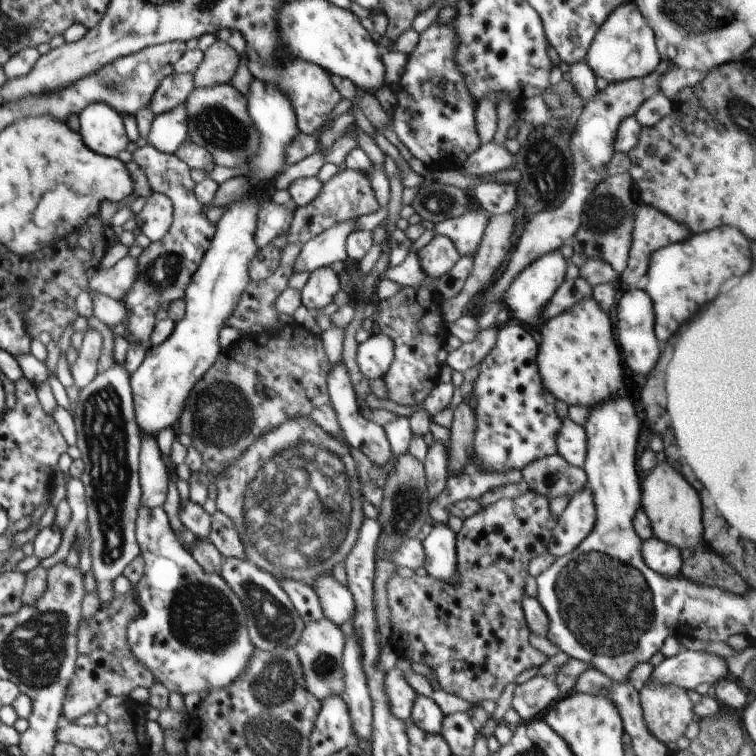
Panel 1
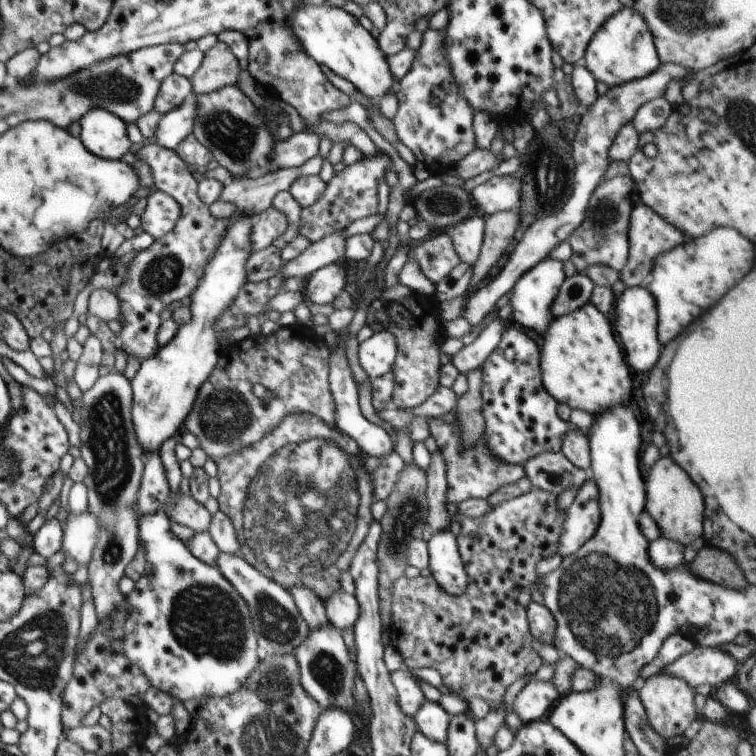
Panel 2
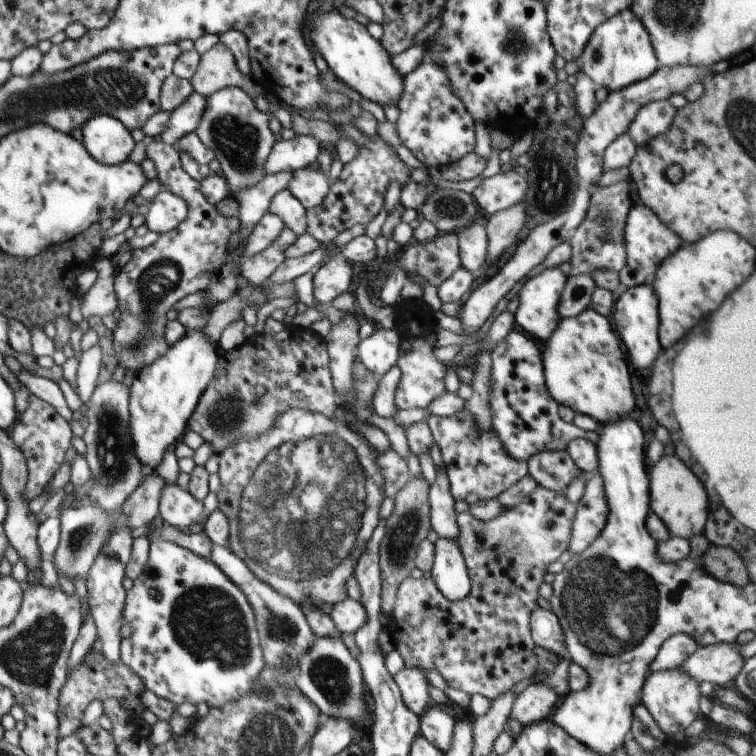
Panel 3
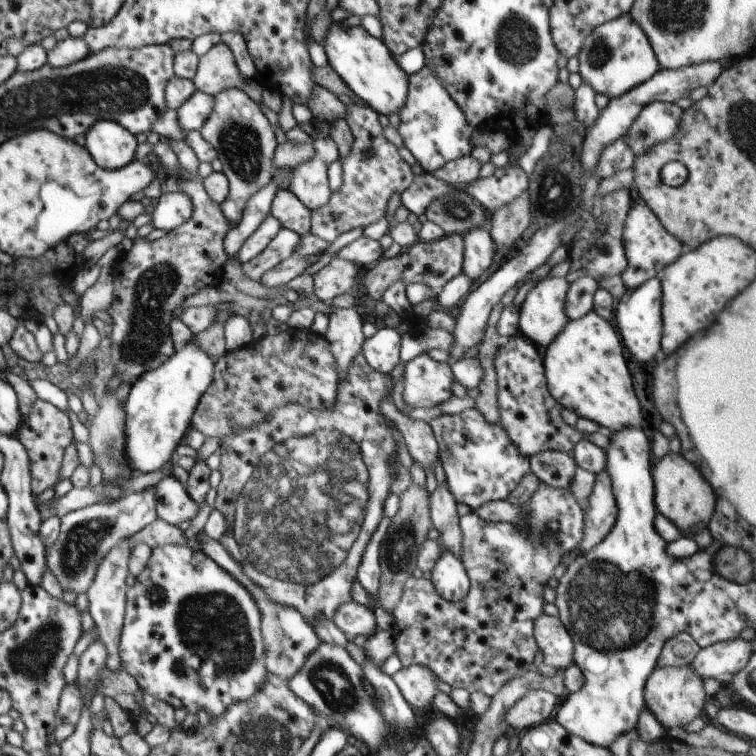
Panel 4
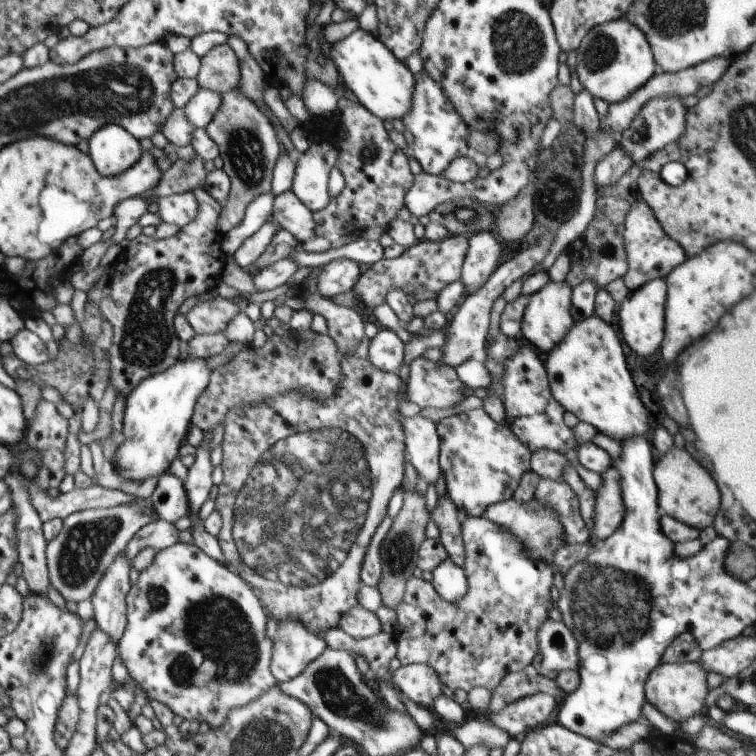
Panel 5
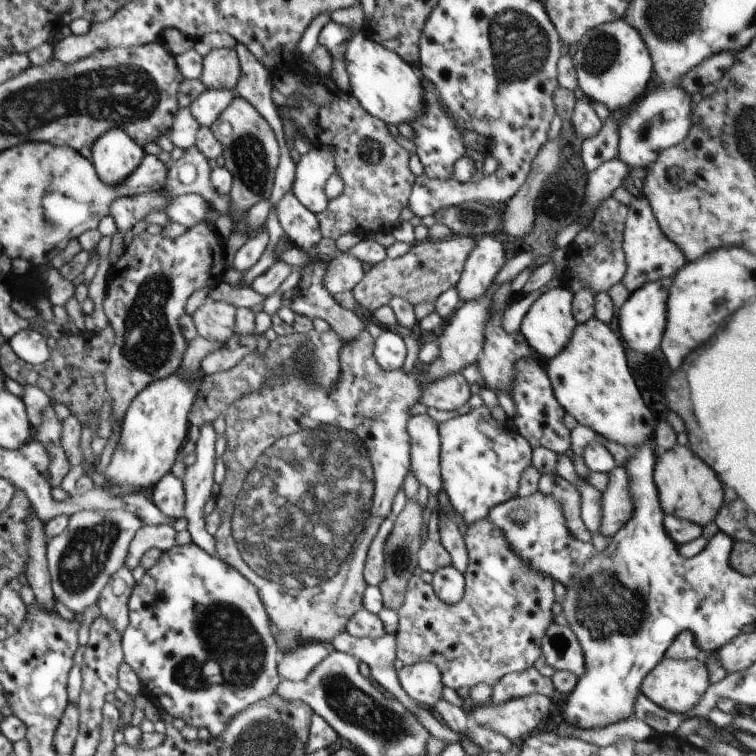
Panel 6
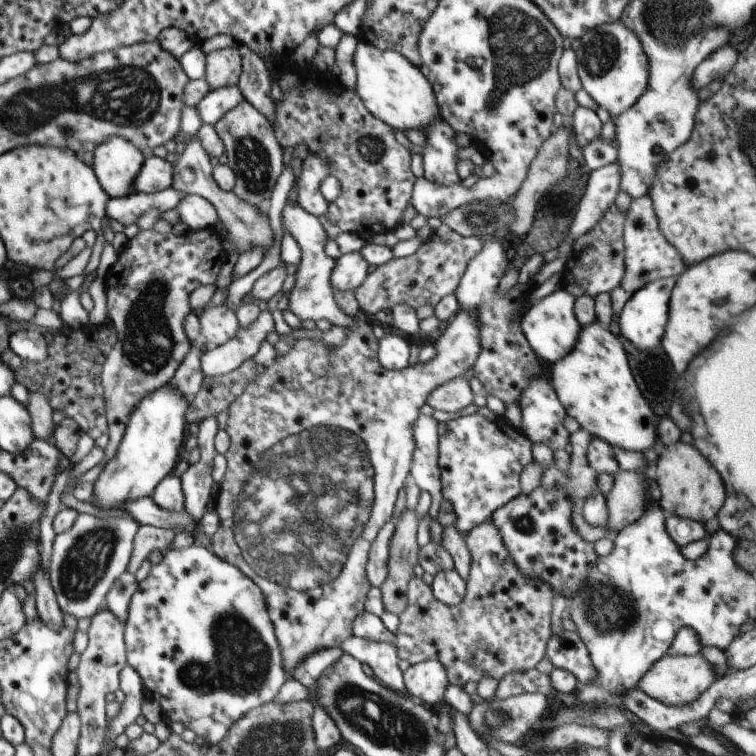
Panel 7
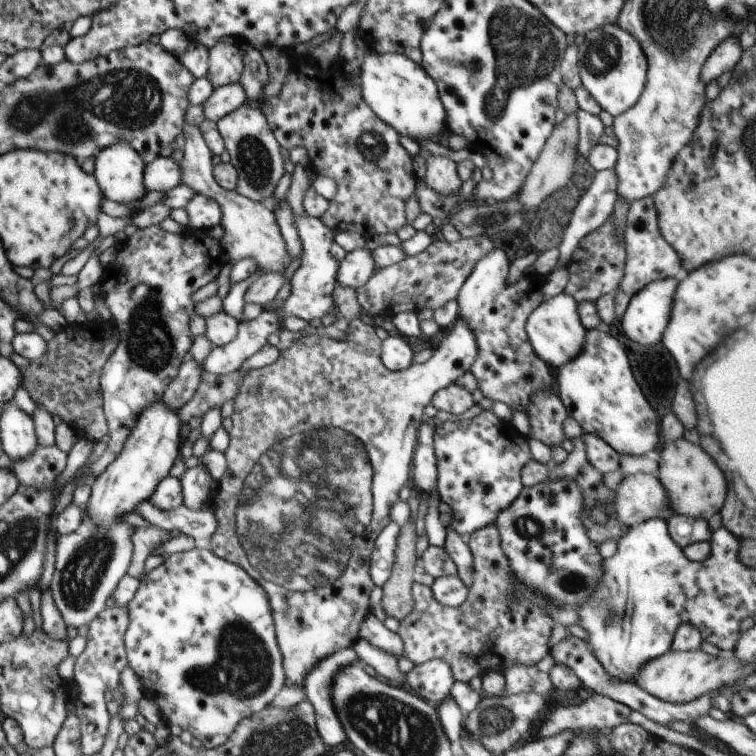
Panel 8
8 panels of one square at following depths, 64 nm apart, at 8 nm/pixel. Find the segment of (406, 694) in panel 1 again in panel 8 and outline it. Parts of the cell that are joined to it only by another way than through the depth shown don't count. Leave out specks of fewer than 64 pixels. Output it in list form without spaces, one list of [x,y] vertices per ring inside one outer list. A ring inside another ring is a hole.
[[[440,659],[415,665],[408,674],[405,674],[405,687],[435,706],[449,696],[454,684],[450,666]]]

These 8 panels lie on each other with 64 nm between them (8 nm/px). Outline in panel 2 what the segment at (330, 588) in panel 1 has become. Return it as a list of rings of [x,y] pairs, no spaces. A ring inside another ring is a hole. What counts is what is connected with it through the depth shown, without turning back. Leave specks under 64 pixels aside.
[[[344,590],[334,593],[329,599],[324,601],[324,608],[329,621],[340,632],[344,628],[353,628],[359,619],[359,608],[356,597]]]

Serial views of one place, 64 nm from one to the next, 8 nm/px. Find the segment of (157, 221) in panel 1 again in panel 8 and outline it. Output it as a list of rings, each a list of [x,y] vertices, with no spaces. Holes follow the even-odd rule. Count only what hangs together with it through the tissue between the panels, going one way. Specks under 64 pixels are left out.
[[[198,195],[184,206],[188,214],[191,230],[208,232],[210,229],[221,225],[222,210],[212,199]]]

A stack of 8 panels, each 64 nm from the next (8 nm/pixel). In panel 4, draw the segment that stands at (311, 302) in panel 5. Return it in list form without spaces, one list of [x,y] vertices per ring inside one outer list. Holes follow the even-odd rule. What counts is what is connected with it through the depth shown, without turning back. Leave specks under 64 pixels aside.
[[[331,303],[326,304],[326,306],[328,305],[330,305],[331,311],[326,314],[329,318],[329,325],[325,337],[330,343],[330,350],[337,362],[339,378],[342,380],[346,376],[350,362],[352,362],[352,359],[359,353],[366,338],[363,333],[362,318],[358,315],[355,307],[336,308],[333,307]]]

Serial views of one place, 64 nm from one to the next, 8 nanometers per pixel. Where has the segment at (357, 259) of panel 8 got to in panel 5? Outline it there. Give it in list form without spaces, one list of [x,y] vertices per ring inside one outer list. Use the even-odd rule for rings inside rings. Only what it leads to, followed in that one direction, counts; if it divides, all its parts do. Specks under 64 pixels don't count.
[[[347,258],[323,262],[317,287],[322,296],[330,299],[336,294],[352,291],[361,274],[358,263]]]

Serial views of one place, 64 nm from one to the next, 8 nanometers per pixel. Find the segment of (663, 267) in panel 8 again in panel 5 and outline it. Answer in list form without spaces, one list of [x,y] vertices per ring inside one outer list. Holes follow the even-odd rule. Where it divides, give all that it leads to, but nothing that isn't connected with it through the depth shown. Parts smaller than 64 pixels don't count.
[[[635,201],[625,218],[623,247],[627,256],[627,271],[622,280],[630,291],[639,289],[647,282],[664,279],[688,257],[684,249],[670,238],[660,226],[646,201]]]

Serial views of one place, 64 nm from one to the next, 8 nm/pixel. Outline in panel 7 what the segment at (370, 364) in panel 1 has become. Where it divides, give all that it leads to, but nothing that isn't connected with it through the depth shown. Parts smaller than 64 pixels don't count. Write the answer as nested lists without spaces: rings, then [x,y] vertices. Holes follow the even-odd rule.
[[[386,334],[376,344],[378,360],[386,370],[403,370],[410,358],[409,342],[396,334]]]

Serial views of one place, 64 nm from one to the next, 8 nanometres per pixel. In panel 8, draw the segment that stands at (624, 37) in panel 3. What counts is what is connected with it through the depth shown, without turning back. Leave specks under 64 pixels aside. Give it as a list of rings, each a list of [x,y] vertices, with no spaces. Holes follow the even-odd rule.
[[[615,23],[593,29],[578,46],[580,78],[583,87],[592,95],[602,110],[613,117],[632,108],[642,96],[648,62],[638,40]]]

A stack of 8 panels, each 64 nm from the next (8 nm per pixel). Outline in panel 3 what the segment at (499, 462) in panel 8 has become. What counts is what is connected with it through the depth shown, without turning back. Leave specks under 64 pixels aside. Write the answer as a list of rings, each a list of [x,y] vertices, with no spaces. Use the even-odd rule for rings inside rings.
[[[462,409],[454,416],[430,415],[427,420],[435,444],[442,454],[450,492],[456,501],[462,500],[468,505],[496,499],[506,489],[529,474],[527,461],[513,459],[497,437],[496,431],[492,428],[479,431],[474,420],[475,416],[468,409]]]

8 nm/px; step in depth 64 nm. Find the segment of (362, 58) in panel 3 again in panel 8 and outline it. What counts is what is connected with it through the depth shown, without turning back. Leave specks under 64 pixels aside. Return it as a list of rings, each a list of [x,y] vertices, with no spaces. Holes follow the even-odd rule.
[[[370,50],[360,62],[361,91],[366,104],[377,118],[392,126],[398,135],[408,136],[418,142],[439,142],[440,134],[447,129],[446,110],[440,102],[434,80],[415,64],[399,53],[378,53]]]

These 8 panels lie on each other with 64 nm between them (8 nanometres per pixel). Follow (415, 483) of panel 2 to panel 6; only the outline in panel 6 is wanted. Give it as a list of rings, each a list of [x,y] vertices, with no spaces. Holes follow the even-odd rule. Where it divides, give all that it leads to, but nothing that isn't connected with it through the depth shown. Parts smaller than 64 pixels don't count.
[[[417,499],[407,500],[406,506],[397,516],[392,533],[388,536],[384,546],[384,580],[382,580],[378,588],[381,592],[383,607],[396,612],[404,602],[408,582],[417,567],[417,553],[422,544],[423,511],[422,504]]]

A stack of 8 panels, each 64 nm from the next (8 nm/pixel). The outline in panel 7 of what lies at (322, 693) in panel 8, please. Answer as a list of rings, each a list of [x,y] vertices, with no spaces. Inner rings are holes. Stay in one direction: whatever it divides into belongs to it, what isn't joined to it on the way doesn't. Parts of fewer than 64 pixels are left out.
[[[340,647],[335,648],[322,648],[316,650],[314,654],[310,654],[304,662],[300,662],[296,666],[296,670],[289,676],[294,680],[304,684],[310,692],[312,692],[312,702],[314,702],[314,712],[312,714],[312,730],[314,732],[314,740],[316,740],[316,748],[320,752],[327,752],[330,748],[334,750],[342,740],[338,726],[334,724],[334,720],[330,718],[330,714],[316,702],[316,682],[322,676],[322,672],[326,668],[330,668],[332,664],[336,664],[344,652]]]

